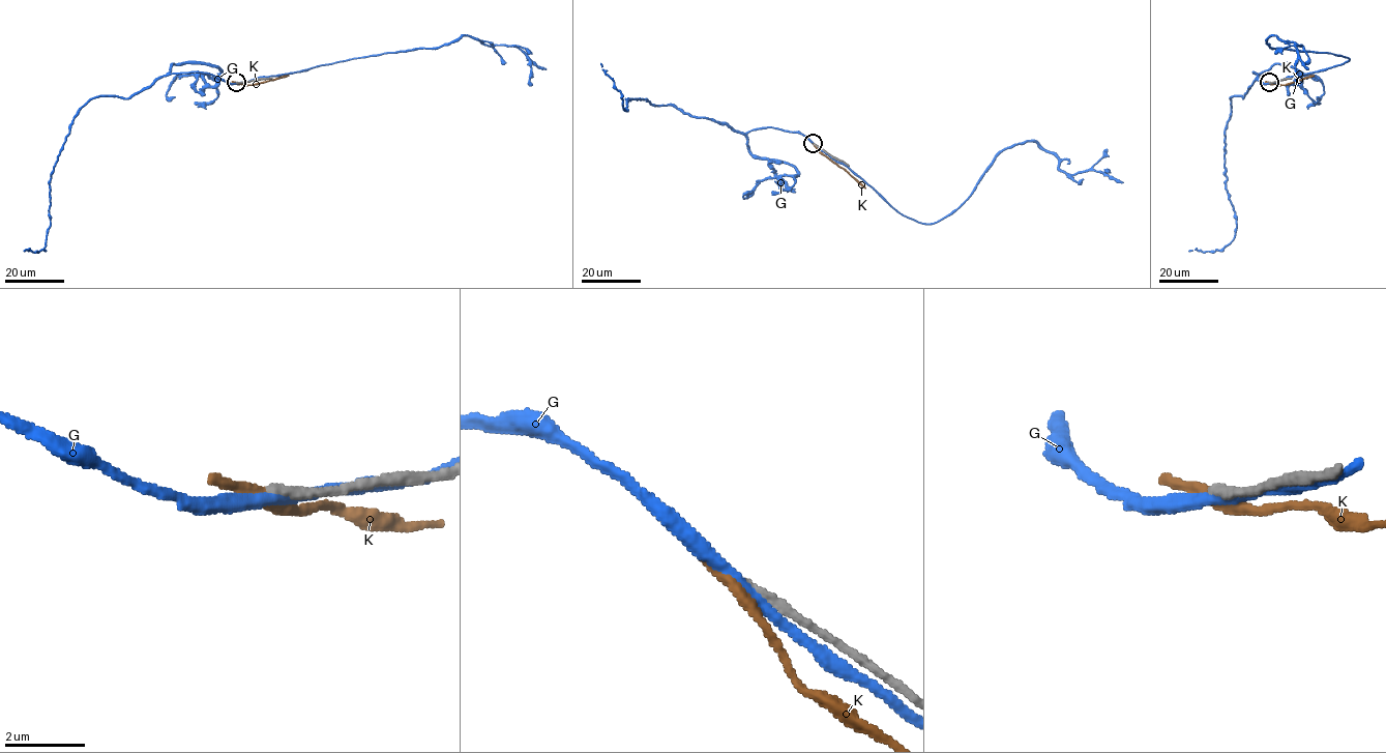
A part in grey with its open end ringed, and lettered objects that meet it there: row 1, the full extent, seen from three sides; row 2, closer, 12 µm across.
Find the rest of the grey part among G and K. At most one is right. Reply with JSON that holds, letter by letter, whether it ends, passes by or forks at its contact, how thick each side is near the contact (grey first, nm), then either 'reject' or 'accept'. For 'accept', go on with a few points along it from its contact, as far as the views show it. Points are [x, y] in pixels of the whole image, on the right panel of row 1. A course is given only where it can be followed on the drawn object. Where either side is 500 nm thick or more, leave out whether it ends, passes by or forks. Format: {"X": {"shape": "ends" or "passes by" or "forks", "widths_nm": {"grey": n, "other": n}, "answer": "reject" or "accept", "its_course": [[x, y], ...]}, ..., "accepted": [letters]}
{"G": {"shape": "passes by", "widths_nm": {"grey": 200, "other": 280}, "answer": "reject"}, "K": {"shape": "passes by", "widths_nm": {"grey": 240, "other": 300}, "answer": "reject"}, "accepted": []}

